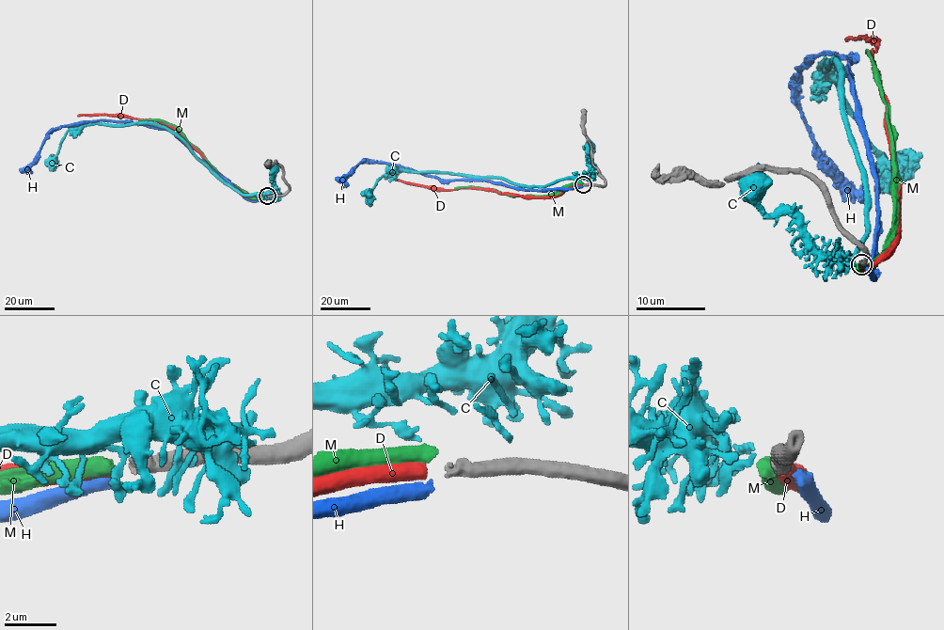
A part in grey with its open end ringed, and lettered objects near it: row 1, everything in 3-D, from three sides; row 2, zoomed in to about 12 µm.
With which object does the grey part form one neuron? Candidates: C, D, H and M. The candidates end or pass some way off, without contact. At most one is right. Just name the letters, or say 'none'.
D

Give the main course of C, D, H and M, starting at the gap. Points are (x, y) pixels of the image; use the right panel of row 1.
C: (854, 261), (845, 265), (838, 258), (827, 258), (788, 214), (769, 214), (759, 204), (759, 190), (755, 186)
D: (860, 265), (870, 266), (894, 243), (894, 147), (872, 53), (876, 46), (866, 38), (845, 39)
H: (864, 268), (873, 274), (876, 169), (849, 58), (815, 55), (800, 75), (802, 118), (815, 150), (870, 198)
M: (859, 265), (864, 268), (892, 241), (894, 128), (887, 118), (887, 105), (868, 55), (873, 51)

